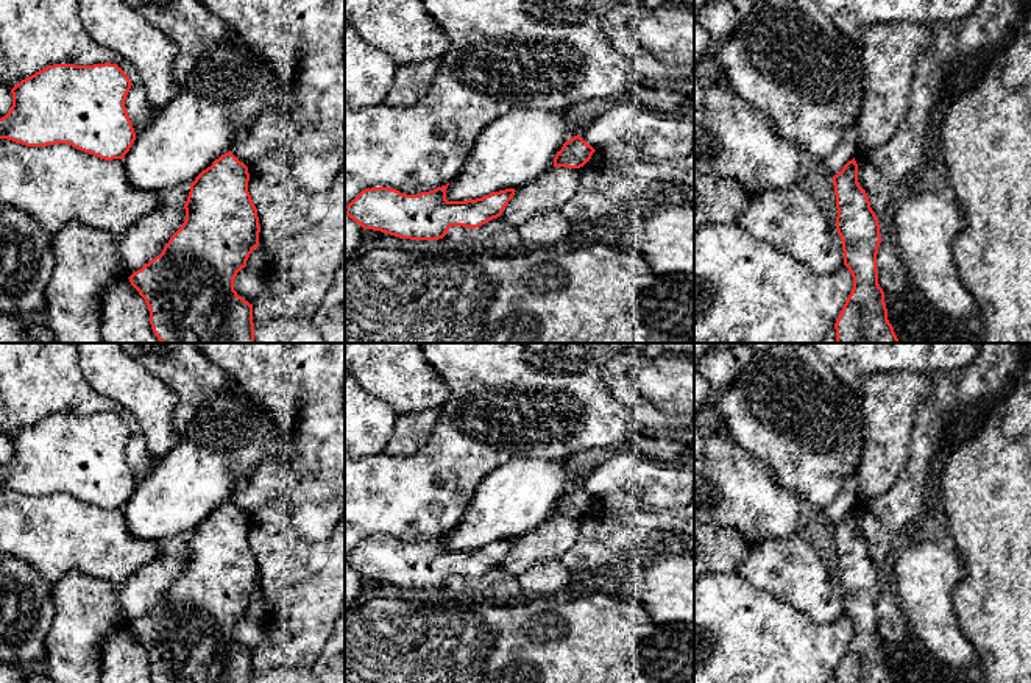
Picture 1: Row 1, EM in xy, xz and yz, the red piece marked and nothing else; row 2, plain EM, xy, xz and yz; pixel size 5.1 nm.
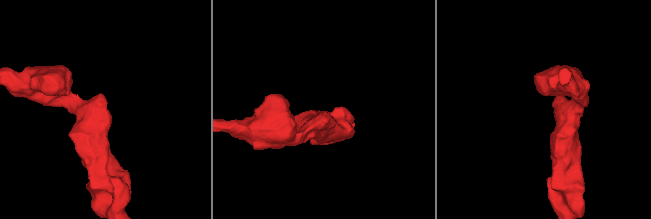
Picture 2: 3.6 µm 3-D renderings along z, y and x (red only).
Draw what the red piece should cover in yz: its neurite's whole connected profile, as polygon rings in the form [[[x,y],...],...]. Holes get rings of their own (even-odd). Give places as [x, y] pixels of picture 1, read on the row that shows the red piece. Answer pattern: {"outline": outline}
{"outline": [[[855,157],[833,176],[833,186],[836,231],[842,240],[844,265],[853,278],[853,288],[834,323],[836,343],[898,343],[878,284],[878,217],[858,182]]]}

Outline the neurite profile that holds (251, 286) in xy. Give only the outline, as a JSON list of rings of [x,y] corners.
[[[242,268],[234,279],[234,290],[250,304],[256,304],[268,290],[267,278],[250,268]]]

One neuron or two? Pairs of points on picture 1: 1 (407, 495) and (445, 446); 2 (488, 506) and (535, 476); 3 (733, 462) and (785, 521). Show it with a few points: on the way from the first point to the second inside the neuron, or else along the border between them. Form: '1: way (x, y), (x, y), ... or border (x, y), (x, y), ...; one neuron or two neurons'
1: way (420, 482), (443, 459); one neuron
2: way (499, 506), (506, 506), (524, 487); one neuron
3: way (740, 476), (771, 507); one neuron

